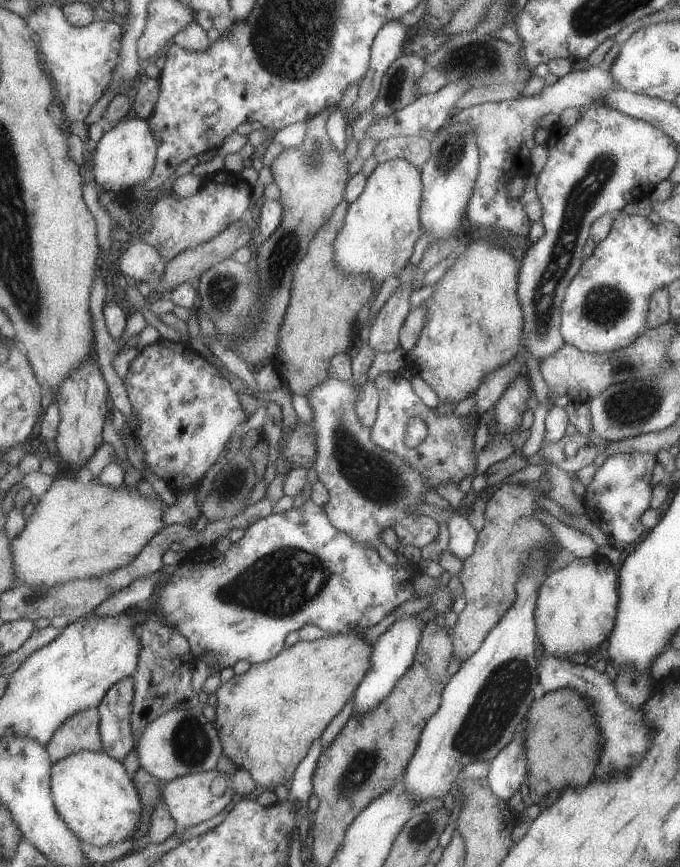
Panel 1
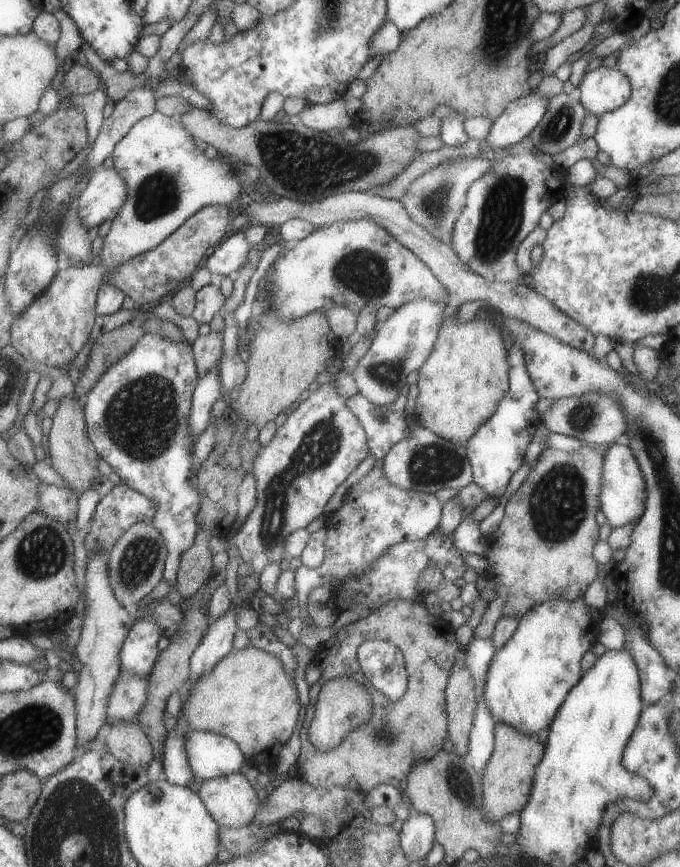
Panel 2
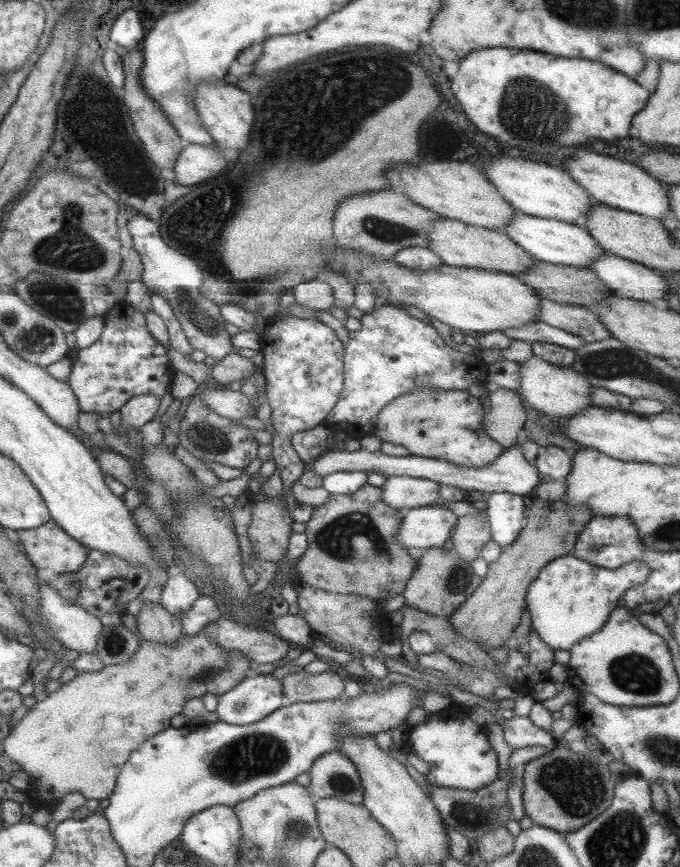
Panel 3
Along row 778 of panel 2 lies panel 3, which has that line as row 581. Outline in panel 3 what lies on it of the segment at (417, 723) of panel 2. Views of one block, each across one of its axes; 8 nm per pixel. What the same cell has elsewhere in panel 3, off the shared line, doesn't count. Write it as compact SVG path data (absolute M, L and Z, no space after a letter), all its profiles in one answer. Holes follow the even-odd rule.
M362 484L351 494L329 494L327 502L313 507L311 518L305 523L307 549L295 562L300 581L325 592L357 594L375 601L402 595L407 579L411 578L419 552L407 551L395 541L395 532L401 526L403 511L387 506L381 500L380 487Z

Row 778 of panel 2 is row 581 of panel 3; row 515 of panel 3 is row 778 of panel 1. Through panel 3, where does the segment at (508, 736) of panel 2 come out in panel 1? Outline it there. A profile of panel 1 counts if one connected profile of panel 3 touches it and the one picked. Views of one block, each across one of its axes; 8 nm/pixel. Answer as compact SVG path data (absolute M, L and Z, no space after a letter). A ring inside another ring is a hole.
M557 689L544 693L543 696L530 703L527 714L525 714L523 748L527 763L528 796L531 802L539 806L541 810L553 804L566 788L581 788L581 786L589 785L597 771L596 763L599 758L599 748L601 748L599 728L593 720L591 706L581 696L577 696L573 690ZM541 780L547 782L549 786L549 792L544 796L535 792L535 784Z

